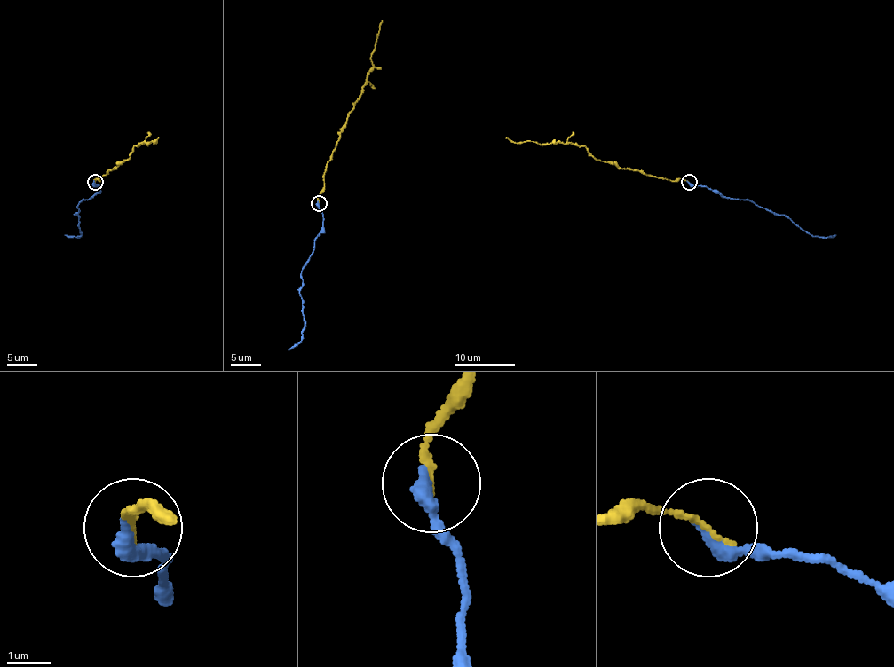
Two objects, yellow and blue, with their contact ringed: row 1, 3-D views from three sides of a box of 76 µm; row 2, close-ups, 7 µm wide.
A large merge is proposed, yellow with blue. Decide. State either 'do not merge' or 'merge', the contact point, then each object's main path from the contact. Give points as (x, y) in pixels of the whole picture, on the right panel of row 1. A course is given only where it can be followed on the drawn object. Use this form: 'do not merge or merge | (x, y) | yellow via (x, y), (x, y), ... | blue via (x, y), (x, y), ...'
merge | (689, 182) | yellow via (689, 183), (655, 177), (634, 168), (619, 168), (596, 160), (584, 146), (514, 143), (505, 138) | blue via (689, 183), (715, 190), (726, 198), (749, 199), (782, 214), (812, 235), (835, 235)

